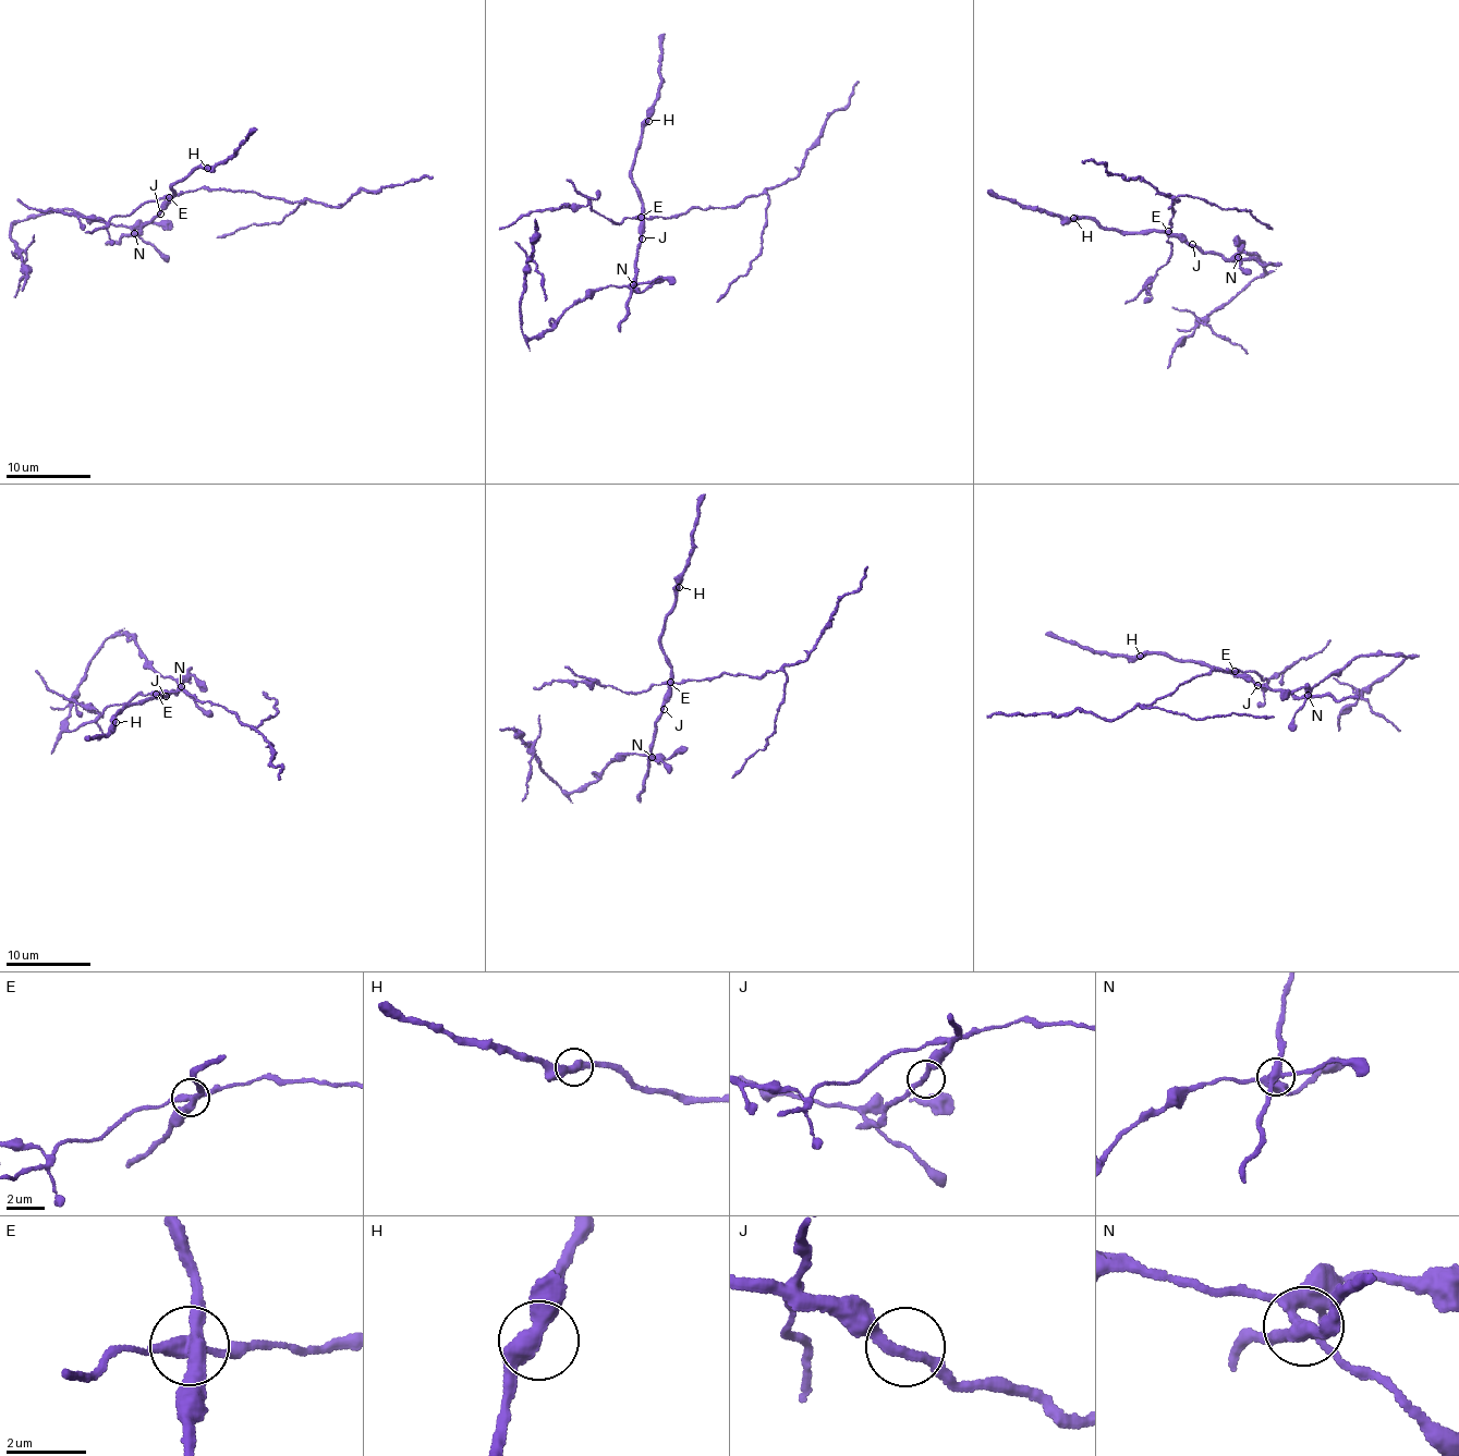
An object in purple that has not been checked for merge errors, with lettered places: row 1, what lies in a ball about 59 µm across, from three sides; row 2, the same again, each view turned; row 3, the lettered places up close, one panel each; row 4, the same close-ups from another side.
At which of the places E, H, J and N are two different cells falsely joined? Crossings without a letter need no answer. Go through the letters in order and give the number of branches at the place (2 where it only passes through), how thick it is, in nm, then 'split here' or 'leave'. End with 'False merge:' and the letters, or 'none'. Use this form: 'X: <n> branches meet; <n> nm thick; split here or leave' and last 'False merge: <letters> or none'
E: 4 branches meet; 360 nm thick; split here
H: 2 branches meet; 440 nm thick; leave
J: 2 branches meet; 240 nm thick; leave
N: 5 branches meet; 340 nm thick; split here
False merge: E, N

